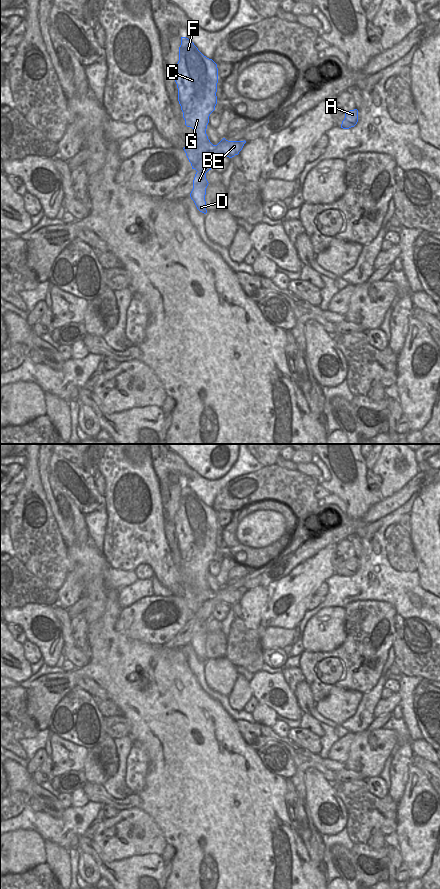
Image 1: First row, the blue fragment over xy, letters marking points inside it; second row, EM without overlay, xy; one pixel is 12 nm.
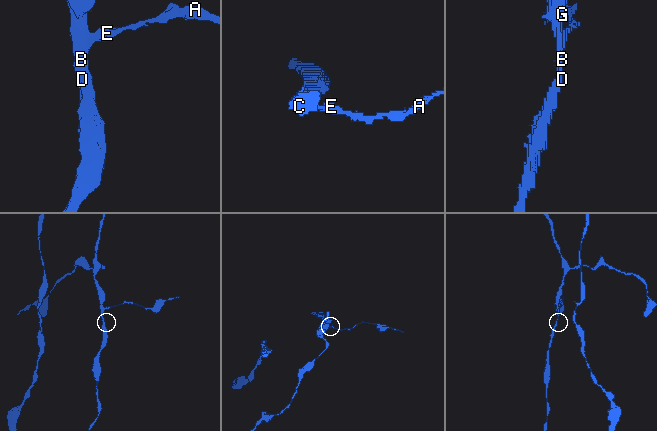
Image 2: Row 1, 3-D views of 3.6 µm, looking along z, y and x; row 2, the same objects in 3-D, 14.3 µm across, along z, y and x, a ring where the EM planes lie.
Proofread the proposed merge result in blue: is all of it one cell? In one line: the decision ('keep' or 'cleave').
cleave

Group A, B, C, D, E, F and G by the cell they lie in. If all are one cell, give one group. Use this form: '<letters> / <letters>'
A E / B C D F G

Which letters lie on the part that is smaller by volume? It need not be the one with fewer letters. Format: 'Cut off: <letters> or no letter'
Cut off: A, E.

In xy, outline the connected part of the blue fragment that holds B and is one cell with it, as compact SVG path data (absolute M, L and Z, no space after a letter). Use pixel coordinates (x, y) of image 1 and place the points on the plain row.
M206 618L204 621L196 620L193 628L193 637L190 641L190 645L194 649L197 657L204 662L207 661L205 643L206 636L209 632L206 627L206 621L208 619L209 618Z

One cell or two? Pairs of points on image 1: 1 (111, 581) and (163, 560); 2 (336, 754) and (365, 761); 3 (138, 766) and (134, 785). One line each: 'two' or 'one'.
1: two
2: two
3: one

